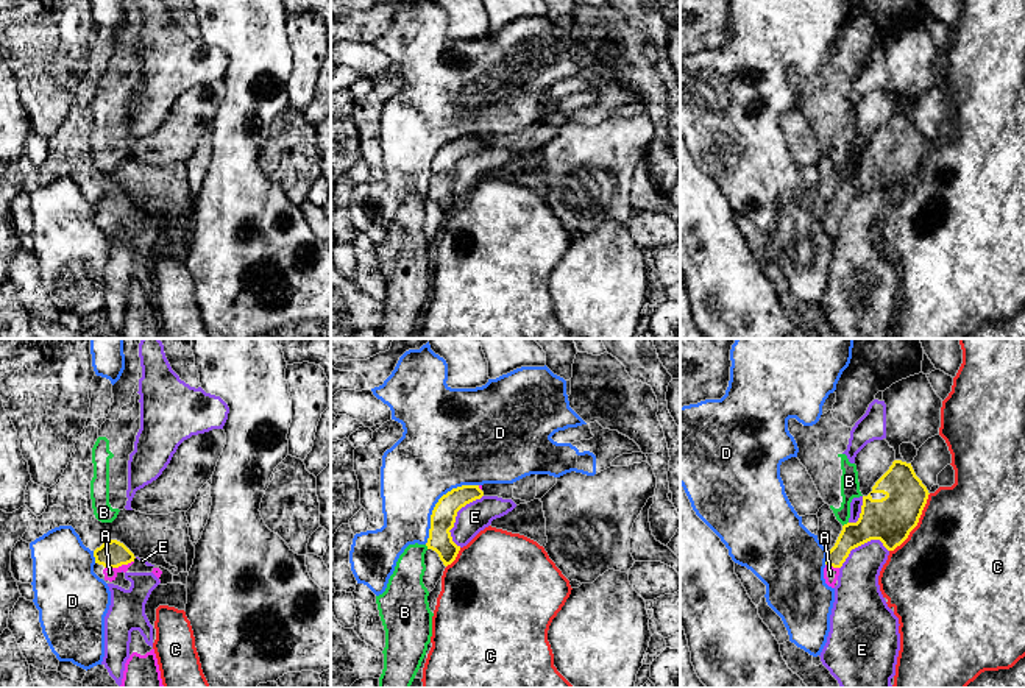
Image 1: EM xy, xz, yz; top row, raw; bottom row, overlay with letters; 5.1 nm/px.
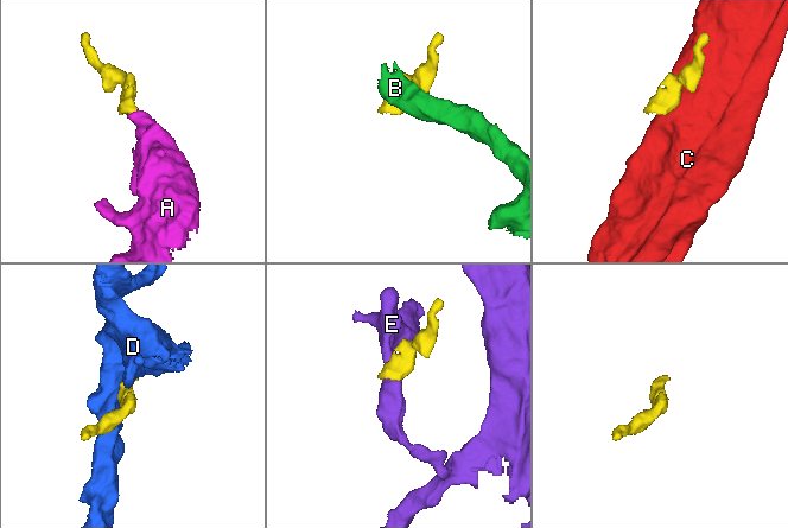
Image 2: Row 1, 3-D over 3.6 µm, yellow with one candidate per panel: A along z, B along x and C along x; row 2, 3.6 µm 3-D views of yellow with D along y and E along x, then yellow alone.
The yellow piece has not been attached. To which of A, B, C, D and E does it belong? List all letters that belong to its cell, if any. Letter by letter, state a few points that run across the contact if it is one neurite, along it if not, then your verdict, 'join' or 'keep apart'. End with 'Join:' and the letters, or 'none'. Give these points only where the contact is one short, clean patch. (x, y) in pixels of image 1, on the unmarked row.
A: line xy (111, 205), (119, 216), (109, 223); join
B: keep apart
C: line yz (930, 144), (918, 175), (890, 202); keep apart
D: line xz (478, 134), (453, 138), (439, 150), (425, 194); keep apart
E: line xz (482, 145), (457, 163), (450, 181), (457, 197); keep apart
Join: A

